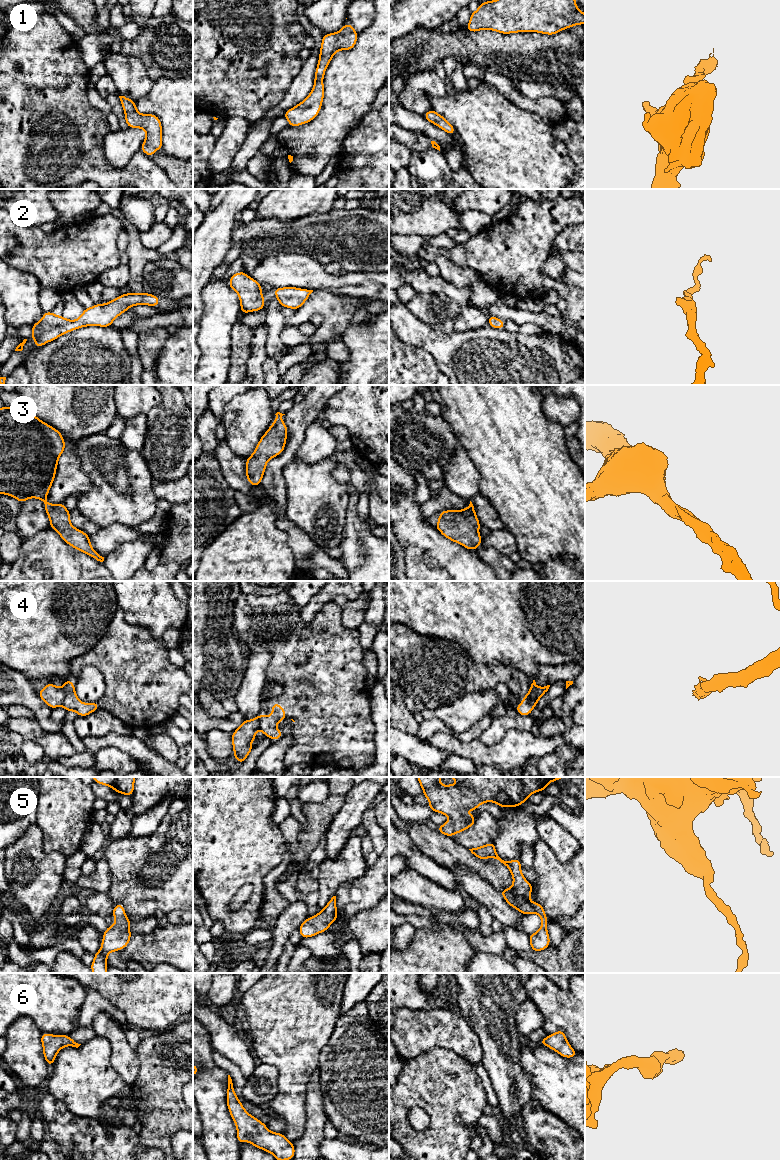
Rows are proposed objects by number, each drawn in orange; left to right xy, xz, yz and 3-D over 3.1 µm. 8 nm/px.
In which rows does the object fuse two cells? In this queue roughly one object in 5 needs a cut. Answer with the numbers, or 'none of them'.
4

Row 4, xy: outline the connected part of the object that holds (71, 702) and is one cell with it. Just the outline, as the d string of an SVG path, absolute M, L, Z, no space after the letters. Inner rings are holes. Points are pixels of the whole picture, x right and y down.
M65 679L63 689L65 690L66 694L62 706L65 708L66 712L75 711L79 716L85 717L100 708L98 702L97 703L80 702L75 693L75 685L73 682Z

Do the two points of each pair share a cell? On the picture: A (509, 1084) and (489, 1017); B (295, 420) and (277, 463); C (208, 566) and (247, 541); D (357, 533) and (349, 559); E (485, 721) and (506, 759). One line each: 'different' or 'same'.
A: same
B: same
C: same
D: same
E: different

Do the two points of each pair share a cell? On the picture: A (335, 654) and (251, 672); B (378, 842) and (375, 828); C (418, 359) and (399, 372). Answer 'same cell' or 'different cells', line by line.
A: different cells
B: same cell
C: same cell

